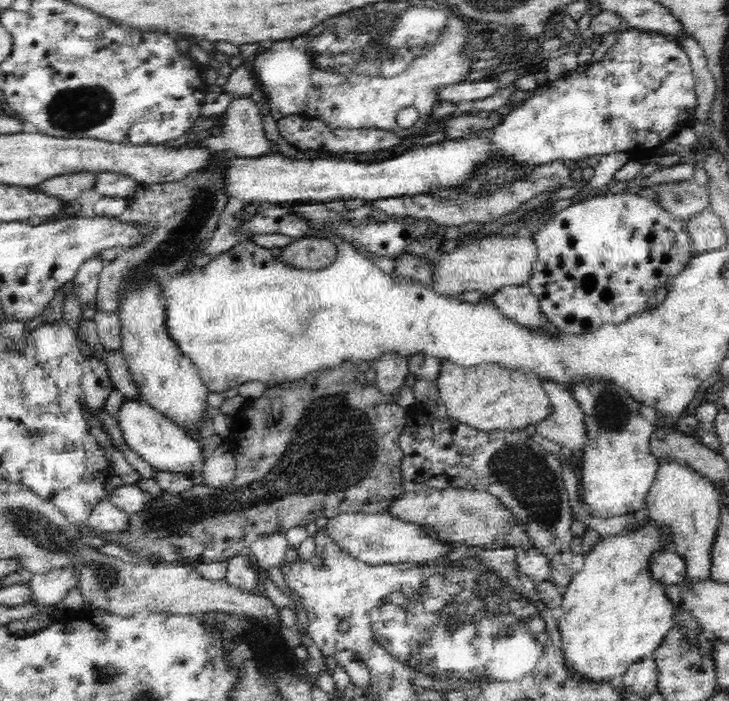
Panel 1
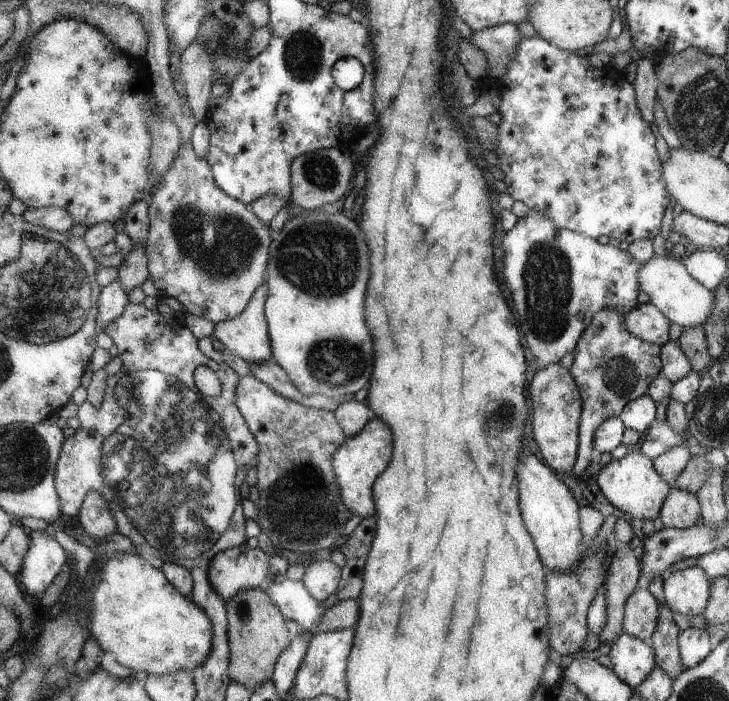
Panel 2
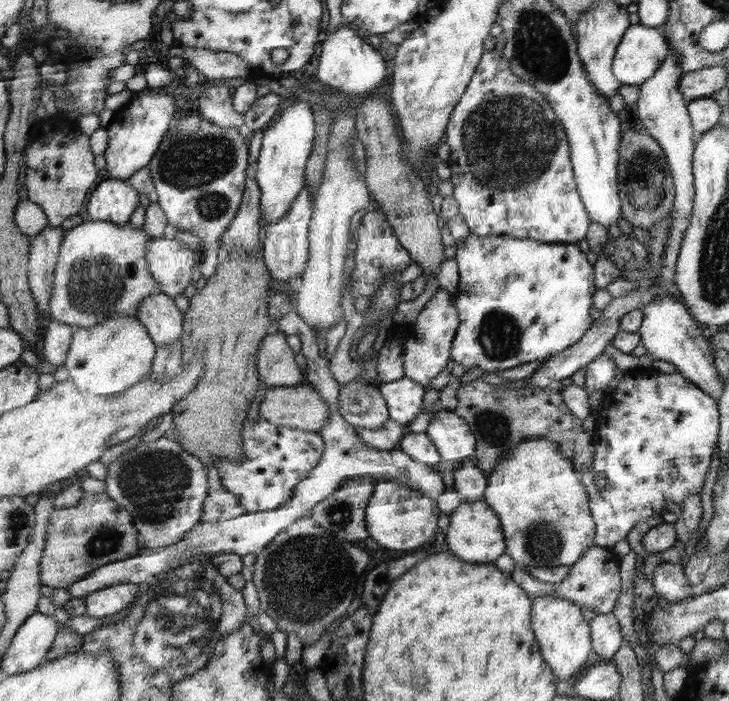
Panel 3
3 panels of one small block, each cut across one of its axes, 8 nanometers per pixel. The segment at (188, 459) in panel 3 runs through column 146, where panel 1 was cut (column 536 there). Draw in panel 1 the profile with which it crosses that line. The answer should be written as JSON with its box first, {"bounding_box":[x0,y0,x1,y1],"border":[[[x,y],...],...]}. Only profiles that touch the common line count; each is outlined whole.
{"bounding_box":[398,398,578,588],"border":[[[440,398],[416,402],[408,409],[405,429],[398,443],[402,453],[404,491],[462,487],[489,491],[524,523],[533,548],[549,559],[551,574],[548,581],[562,588],[568,587],[578,573],[578,565],[573,563],[574,554],[570,548],[575,538],[570,527],[574,515],[558,457],[535,442],[524,429],[498,429],[484,433],[464,425],[448,416]]]}

